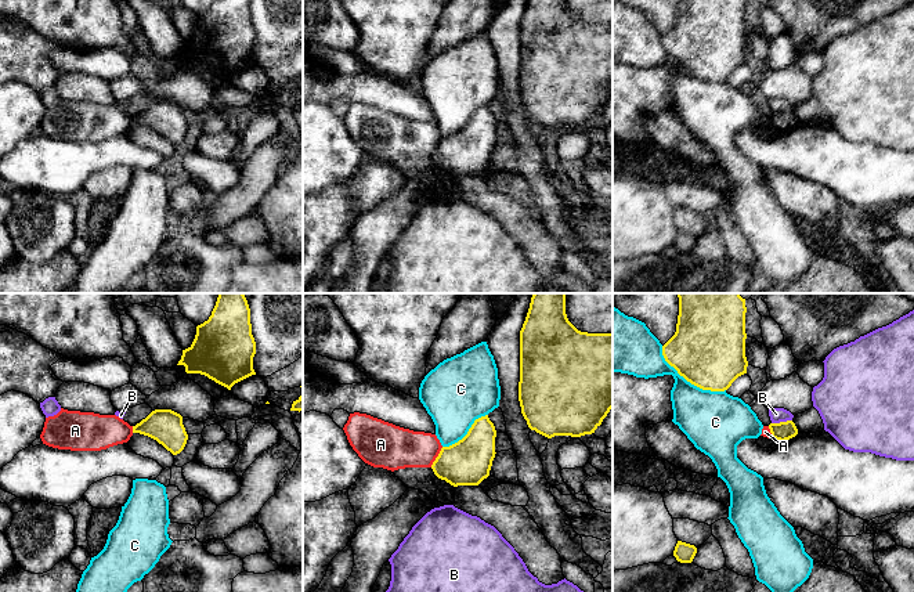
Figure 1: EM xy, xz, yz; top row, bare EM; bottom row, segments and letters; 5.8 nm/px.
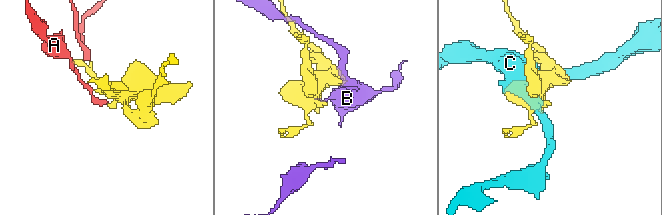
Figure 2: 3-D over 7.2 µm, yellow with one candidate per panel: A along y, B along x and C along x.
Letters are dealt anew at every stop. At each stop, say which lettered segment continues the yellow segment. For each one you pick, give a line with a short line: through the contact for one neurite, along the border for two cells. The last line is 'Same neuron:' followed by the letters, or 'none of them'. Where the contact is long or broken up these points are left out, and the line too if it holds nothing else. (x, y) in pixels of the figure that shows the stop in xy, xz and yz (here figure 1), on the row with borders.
Same neuron: none of them

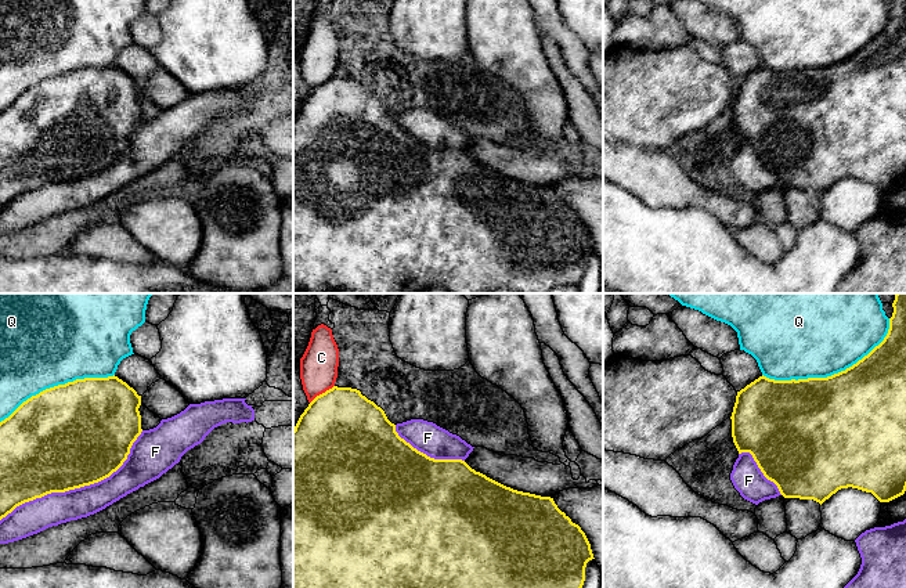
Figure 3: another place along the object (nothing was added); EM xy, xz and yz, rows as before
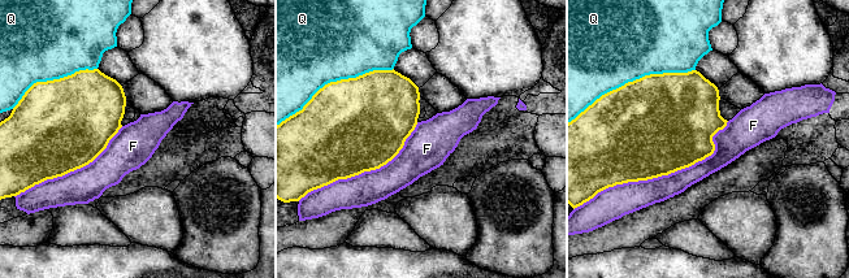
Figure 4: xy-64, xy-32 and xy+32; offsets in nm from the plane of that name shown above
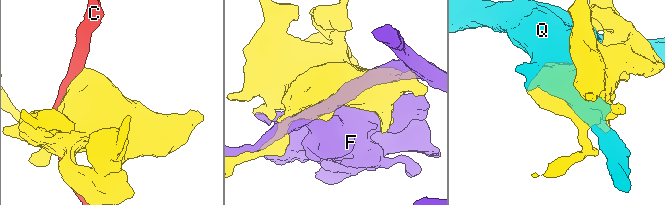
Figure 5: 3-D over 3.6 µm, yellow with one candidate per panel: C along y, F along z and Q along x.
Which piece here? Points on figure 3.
Same neuron: F

